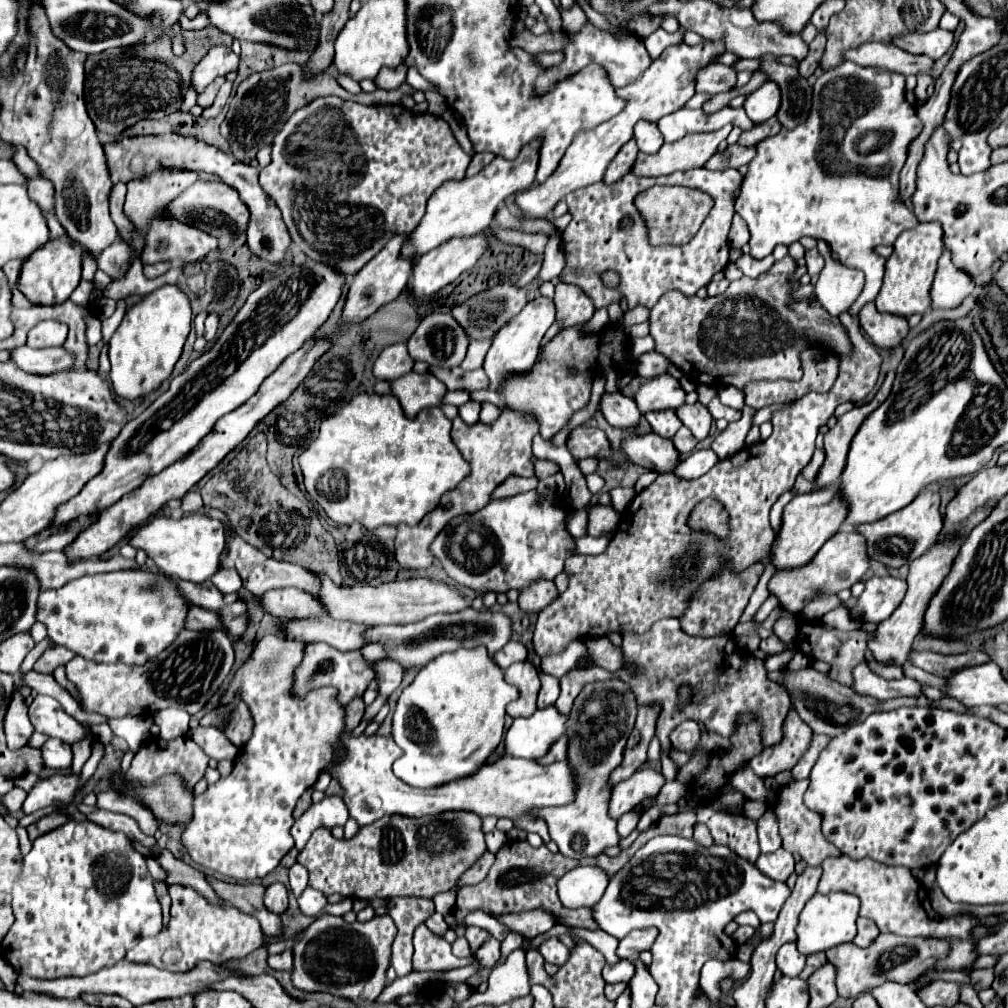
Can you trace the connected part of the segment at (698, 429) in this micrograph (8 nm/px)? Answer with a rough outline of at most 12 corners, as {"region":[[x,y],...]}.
{"region":[[701,402],[675,410],[697,440],[709,436],[713,416]]}

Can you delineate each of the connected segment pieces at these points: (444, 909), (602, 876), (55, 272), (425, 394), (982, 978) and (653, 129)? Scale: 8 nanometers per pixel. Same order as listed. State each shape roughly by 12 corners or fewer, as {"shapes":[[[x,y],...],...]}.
{"shapes":[[[459,886],[437,894],[435,910],[447,914],[453,910]],[[578,866],[559,880],[567,908],[595,906],[607,882],[598,866]],[[51,238],[21,266],[35,306],[63,304],[81,280],[83,248]],[[411,372],[391,382],[405,416],[441,406],[447,386]],[[993,968],[971,972],[975,992],[989,988]],[[639,120],[635,140],[641,152],[653,154],[663,144],[657,122]]]}

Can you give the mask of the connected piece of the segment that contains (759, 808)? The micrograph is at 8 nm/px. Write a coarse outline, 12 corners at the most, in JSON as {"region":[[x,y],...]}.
{"region":[[747,800],[743,814],[758,820],[766,811],[766,804]]}

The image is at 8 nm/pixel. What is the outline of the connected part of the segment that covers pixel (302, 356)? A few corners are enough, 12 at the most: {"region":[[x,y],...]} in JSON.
{"region":[[309,340],[191,454],[103,510],[63,550],[99,558],[183,498],[309,374]]}

